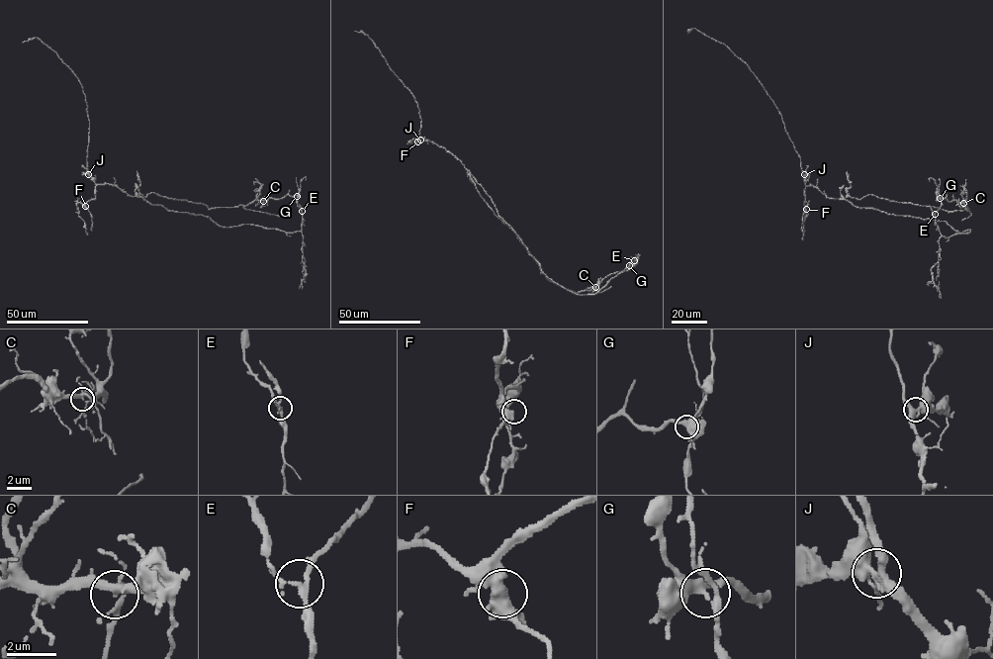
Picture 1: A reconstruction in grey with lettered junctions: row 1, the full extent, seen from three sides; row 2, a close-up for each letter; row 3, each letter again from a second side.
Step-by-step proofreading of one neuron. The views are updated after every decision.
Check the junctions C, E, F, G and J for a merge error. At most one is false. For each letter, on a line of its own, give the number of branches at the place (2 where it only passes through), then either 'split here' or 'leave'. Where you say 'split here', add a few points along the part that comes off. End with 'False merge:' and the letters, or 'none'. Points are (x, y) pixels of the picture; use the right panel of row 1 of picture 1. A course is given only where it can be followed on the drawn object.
C: 4 | leave
E: 4 | leave
F: 3 | leave
G: 4 | split here | (940, 198), (966, 203), (967, 209), (947, 212), (873, 195), (851, 198), (847, 171)
J: 4 | leave
False merge: G

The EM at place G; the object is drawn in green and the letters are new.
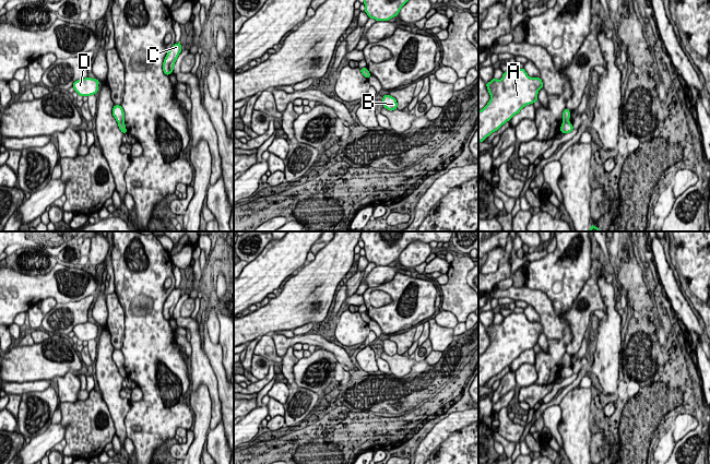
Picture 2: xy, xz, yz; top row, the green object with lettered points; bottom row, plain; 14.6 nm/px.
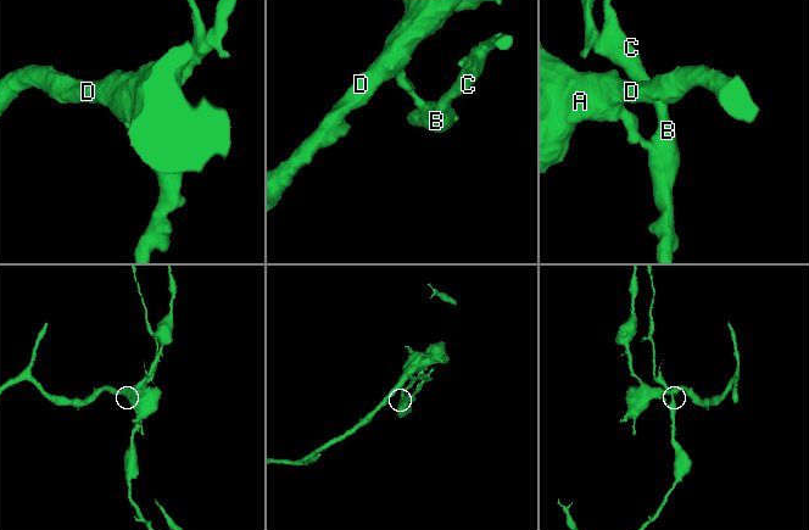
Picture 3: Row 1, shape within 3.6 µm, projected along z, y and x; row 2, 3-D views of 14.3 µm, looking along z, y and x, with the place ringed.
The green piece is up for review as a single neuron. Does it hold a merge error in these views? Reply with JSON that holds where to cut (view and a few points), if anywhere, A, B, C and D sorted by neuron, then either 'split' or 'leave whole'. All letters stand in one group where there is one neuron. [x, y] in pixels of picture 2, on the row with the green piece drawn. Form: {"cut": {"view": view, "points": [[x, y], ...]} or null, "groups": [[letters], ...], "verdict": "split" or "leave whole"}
{"cut": {"view": "yz", "points": [[563, 120], [569, 122]]}, "groups": [["A", "D"], ["B", "C"]], "verdict": "split"}

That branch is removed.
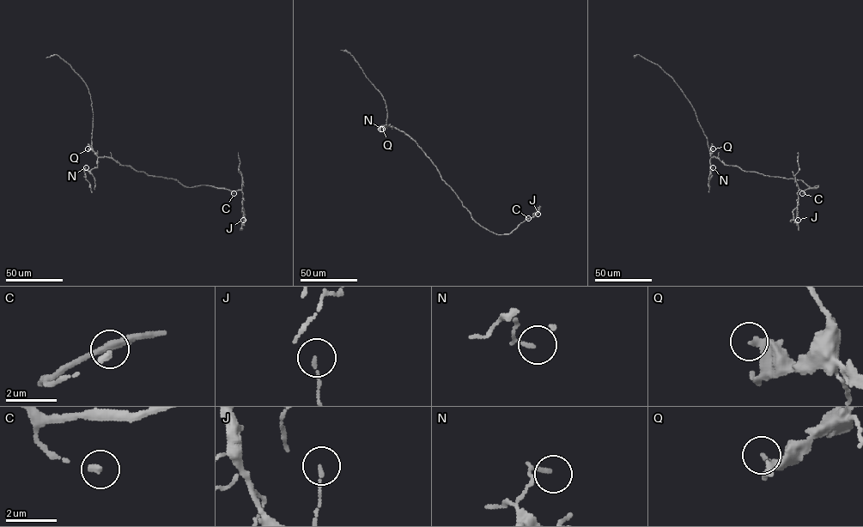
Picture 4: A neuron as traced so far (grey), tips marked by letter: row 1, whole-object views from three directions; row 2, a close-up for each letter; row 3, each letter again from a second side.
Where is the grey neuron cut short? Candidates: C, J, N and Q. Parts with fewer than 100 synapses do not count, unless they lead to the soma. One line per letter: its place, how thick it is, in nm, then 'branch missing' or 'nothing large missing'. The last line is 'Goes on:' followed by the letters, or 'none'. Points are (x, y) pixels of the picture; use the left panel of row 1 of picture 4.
C: (233, 193) | 200 nm | branch missing
J: (243, 220) | 80 nm | nothing large missing
N: (86, 167) | 140 nm | nothing large missing
Q: (88, 148) | 320 nm | nothing large missing
Goes on: C

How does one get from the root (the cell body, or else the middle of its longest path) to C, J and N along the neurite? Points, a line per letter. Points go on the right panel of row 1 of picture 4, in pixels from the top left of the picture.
C: (739, 168), (764, 175), (801, 180), (811, 187), (818, 185), (802, 193)
J: (739, 168), (801, 180), (811, 187), (818, 185), (798, 191), (797, 207), (793, 211), (797, 223), (798, 220)
N: (739, 168), (726, 166), (715, 157), (710, 158), (710, 171), (713, 167)

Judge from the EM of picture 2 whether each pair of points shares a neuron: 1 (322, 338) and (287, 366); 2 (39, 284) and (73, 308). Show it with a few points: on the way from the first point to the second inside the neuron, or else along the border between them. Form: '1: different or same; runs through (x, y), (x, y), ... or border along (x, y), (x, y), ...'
1: different; border along (292, 345), (282, 357)
2: different; border along (91, 294), (78, 300), (57, 304)

